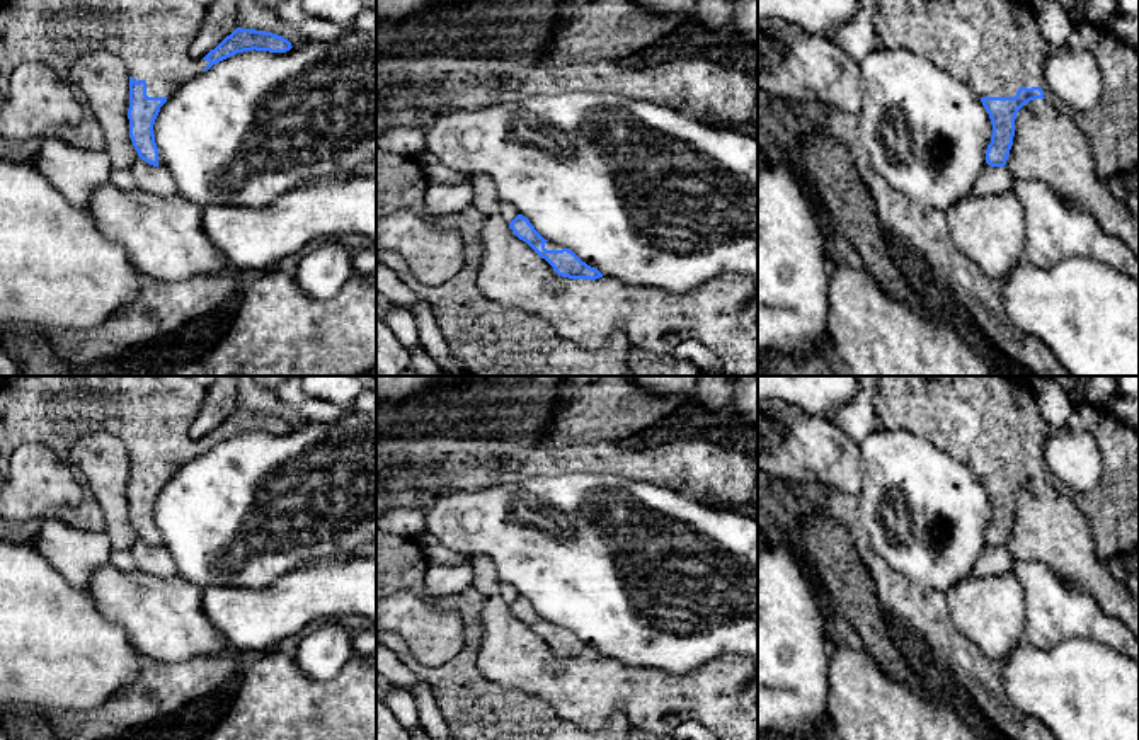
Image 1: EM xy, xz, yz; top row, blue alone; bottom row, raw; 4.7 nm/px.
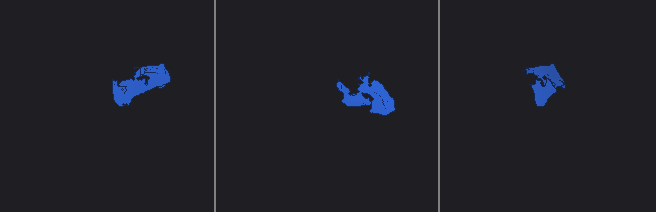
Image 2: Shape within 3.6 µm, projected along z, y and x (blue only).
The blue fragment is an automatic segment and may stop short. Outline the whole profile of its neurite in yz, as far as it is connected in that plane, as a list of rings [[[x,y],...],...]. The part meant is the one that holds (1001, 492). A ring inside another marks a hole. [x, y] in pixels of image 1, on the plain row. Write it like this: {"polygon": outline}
{"polygon": [[[875,376],[875,379],[875,410],[884,429],[902,429],[926,437],[950,458],[967,464],[981,480],[993,505],[986,531],[987,546],[1006,546],[1018,492],[1030,481],[1045,480],[1083,510],[1103,561],[1139,551],[1139,432],[1115,420],[1107,408],[1088,401],[1073,405],[1067,429],[1090,432],[1102,454],[1098,483],[1091,490],[1074,490],[1045,463],[1044,425],[1027,381],[1013,376]]]}

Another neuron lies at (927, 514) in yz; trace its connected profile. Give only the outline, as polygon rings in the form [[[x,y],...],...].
[[[877,429],[860,444],[865,466],[858,519],[873,551],[897,573],[940,592],[972,575],[986,544],[993,505],[981,478],[926,437]]]

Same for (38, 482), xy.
[[[26,442],[10,458],[0,487],[0,519],[24,522],[46,519],[60,507],[82,502],[85,485],[68,461],[39,442]]]

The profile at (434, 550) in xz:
[[[424,531],[419,536],[415,536],[414,541],[421,546],[421,549],[424,551],[424,555],[429,560],[431,565],[432,563],[436,563],[436,565],[461,565],[461,563],[470,561],[468,556],[446,548],[429,531]]]

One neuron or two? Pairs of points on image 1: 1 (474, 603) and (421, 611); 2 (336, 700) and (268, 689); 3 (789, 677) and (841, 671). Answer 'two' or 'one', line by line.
1: two
2: one
3: two

